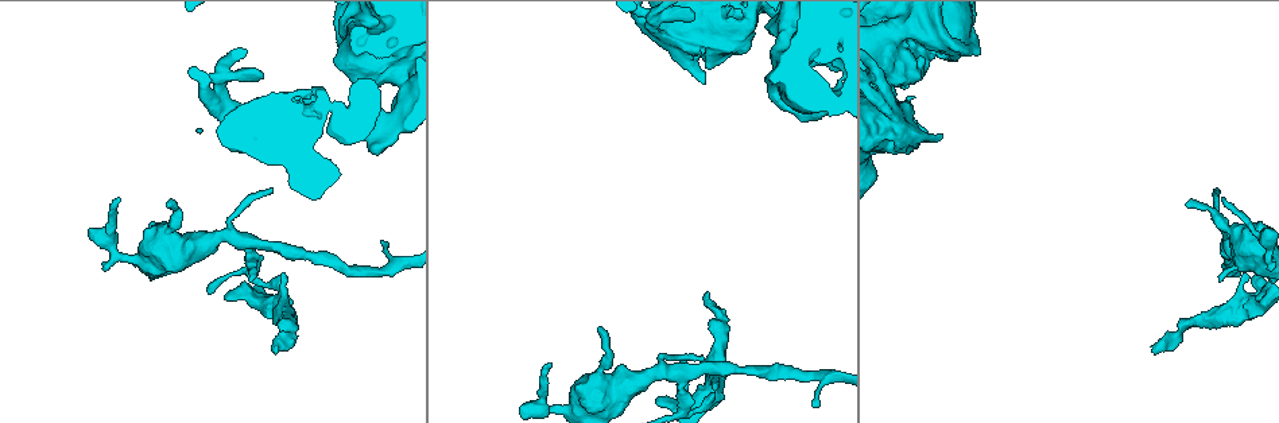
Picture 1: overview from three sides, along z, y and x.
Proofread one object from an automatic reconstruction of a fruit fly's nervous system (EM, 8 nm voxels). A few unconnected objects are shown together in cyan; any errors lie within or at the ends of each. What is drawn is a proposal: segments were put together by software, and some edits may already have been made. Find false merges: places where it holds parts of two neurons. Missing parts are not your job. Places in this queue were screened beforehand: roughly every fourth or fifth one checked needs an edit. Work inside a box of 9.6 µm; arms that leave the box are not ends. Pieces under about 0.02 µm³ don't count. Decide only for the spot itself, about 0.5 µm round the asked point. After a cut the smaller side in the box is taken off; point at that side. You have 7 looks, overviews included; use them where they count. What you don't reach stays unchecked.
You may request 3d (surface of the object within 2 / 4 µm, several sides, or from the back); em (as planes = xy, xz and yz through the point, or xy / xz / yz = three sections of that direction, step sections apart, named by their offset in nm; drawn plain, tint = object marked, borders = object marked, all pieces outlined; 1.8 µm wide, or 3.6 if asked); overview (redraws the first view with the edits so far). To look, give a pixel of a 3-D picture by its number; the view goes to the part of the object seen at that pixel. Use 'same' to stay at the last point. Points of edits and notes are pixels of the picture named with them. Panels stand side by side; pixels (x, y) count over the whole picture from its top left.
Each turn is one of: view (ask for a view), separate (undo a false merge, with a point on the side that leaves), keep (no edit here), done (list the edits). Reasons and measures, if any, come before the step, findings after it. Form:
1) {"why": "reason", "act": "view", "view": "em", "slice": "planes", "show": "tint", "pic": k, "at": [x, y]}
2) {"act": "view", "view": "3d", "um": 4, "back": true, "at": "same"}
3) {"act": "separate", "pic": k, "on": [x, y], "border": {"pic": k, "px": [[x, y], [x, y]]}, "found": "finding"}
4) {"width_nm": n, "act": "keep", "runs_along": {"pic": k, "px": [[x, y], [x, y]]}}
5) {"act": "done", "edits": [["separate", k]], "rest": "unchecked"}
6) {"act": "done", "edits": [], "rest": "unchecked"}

{"why": "calibre changes", "act": "view", "view": "em", "slice": "yz", "step": 8, "show": "tint", "pic": 1, "at": [933, 31]}

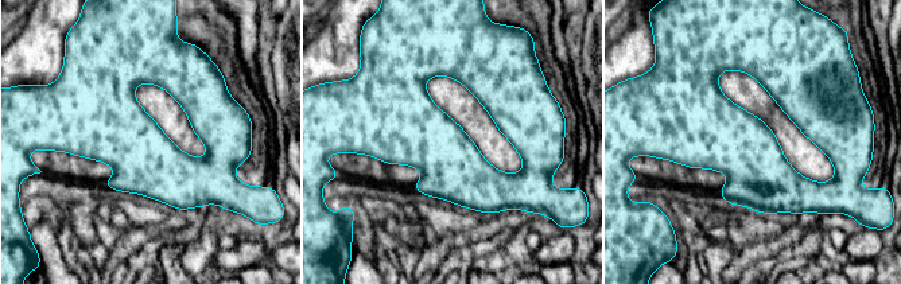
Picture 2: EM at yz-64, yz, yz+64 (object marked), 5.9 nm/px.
{"act": "view", "view": "em", "slice": "planes", "show": "borders", "at": "same"}

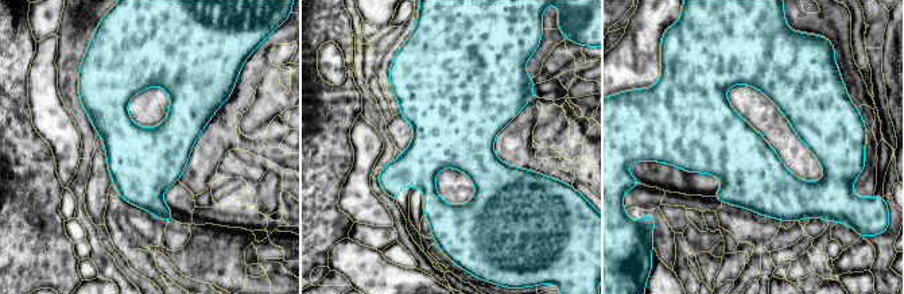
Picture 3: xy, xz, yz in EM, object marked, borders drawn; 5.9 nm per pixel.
{"act": "keep", "found": "one neuron here"}

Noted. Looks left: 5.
{"why": "calibre changes", "act": "view", "view": "3d", "um": 4, "back": true, "pic": 1, "at": [665, 33]}

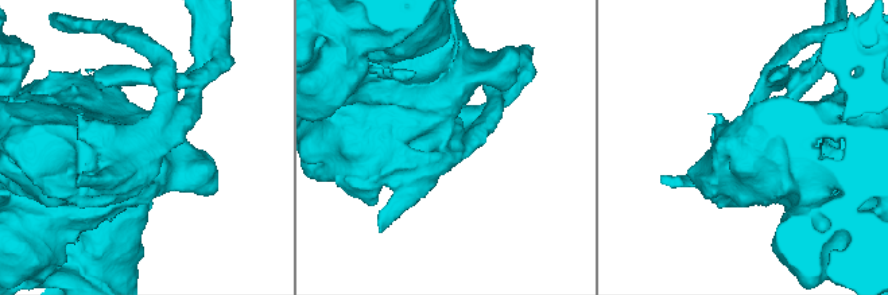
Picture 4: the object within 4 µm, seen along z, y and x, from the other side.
{"act": "view", "view": "em", "slice": "xz", "step": 8, "show": "tint", "pic": 4, "at": [451, 150]}

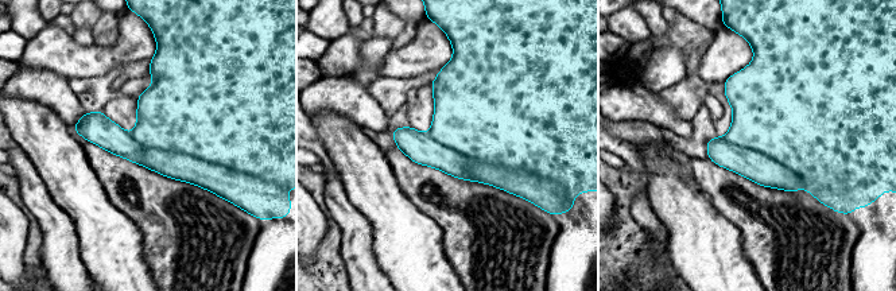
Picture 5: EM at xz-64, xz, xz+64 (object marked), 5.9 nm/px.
{"why": "cut it another way", "act": "view", "view": "em", "slice": "planes", "show": "tint", "at": "same"}

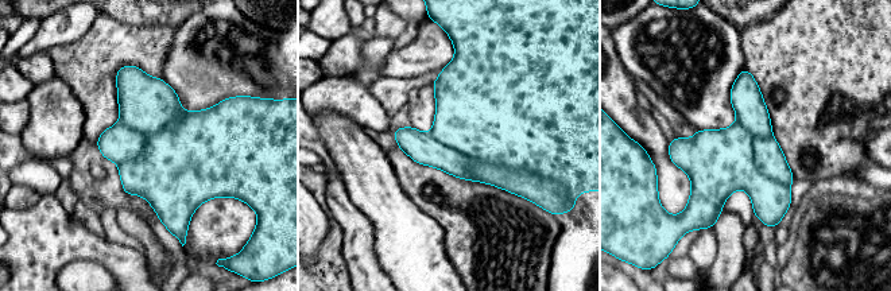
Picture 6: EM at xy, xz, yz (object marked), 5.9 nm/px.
{"width_nm": 400, "act": "separate", "pic": 6, "on": [518, 182], "border": {"pic": 6, "px": [[429, 135], [468, 156], [538, 177]]}, "found": "two neurons meet here"}

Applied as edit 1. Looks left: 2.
{"why": "sudden change in width", "act": "view", "view": "em", "slice": "planes", "show": "plain", "pic": 1, "at": [383, 122]}

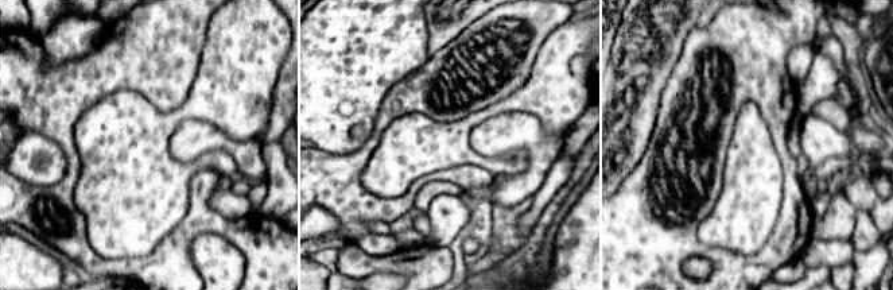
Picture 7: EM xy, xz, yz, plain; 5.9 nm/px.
{"act": "view", "view": "em", "slice": "planes", "show": "tint", "at": "same"}

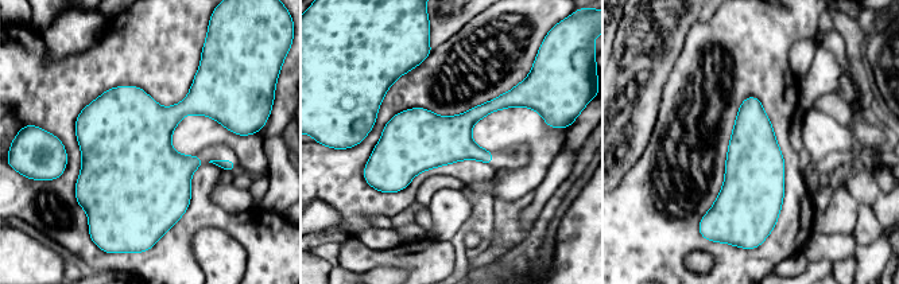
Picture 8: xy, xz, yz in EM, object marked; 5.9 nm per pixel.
{"act": "keep", "found": "all the same neuron"}

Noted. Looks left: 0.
{"act": "done", "edits": [["separate", 6]], "rest": "unchecked"}

